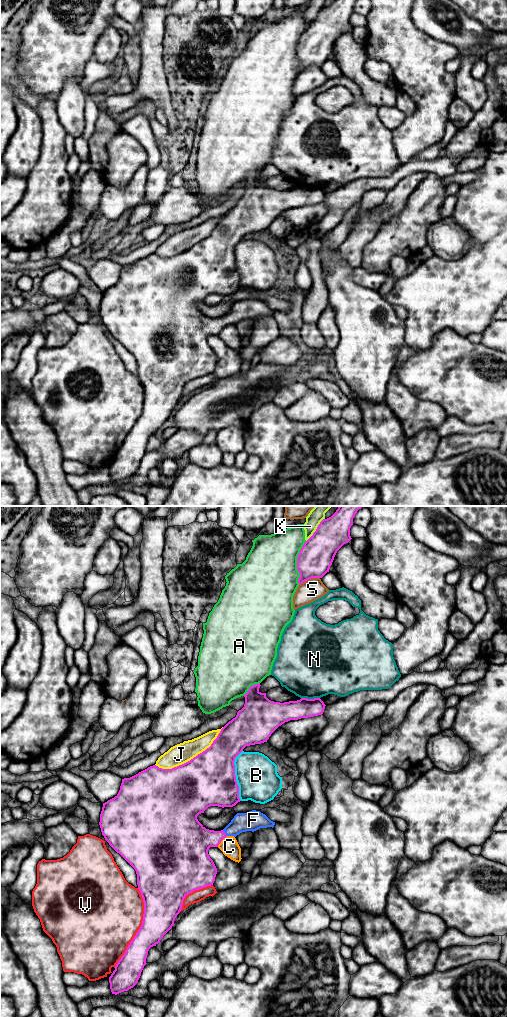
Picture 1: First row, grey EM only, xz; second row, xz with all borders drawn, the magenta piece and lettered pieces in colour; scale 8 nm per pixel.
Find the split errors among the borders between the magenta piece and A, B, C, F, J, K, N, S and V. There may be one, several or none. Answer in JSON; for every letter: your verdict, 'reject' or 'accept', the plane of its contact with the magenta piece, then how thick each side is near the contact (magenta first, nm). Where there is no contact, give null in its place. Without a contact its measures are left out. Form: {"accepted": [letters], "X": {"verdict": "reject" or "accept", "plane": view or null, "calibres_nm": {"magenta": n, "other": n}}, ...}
{"accepted": ["F"], "A": {"verdict": "reject", "plane": "xz", "calibres_nm": {"magenta": 280, "other": 460}}, "B": {"verdict": "reject", "plane": "xz", "calibres_nm": {"magenta": 420, "other": 340}}, "C": {"verdict": "reject", "plane": "xz", "calibres_nm": {"magenta": 320, "other": 150}}, "F": {"verdict": "accept", "plane": "xz", "calibres_nm": {"magenta": 260, "other": 160}}, "J": {"verdict": "reject", "plane": "xz", "calibres_nm": {"magenta": 420, "other": 160}}, "K": {"verdict": "reject", "plane": "xz", "calibres_nm": {"magenta": 280, "other": 120}}, "N": {"verdict": "reject", "plane": "xz", "calibres_nm": {"magenta": 160, "other": 480}}, "S": {"verdict": "reject", "plane": "xz", "calibres_nm": {"magenta": 280, "other": 170}}, "V": {"verdict": "reject", "plane": "xz", "calibres_nm": {"magenta": 280, "other": 480}}}

